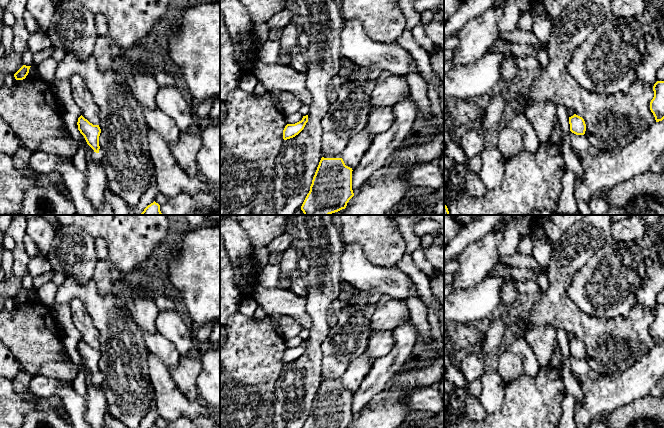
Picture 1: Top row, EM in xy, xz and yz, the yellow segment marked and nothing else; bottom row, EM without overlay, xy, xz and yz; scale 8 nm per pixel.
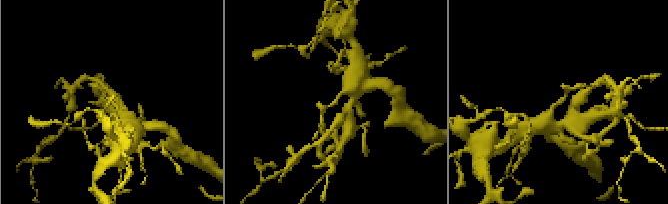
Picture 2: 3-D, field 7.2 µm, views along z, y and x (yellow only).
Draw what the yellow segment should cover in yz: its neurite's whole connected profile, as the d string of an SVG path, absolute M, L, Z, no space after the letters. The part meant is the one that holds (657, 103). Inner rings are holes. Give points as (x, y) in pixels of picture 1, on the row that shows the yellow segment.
M657 81L653 86L654 97L650 102L650 110L656 122L664 119L664 81Z

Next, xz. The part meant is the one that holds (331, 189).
M323 154L301 206L304 215L330 215L345 209L354 196L352 171L341 154Z

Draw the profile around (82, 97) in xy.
M72 75L69 79L72 86L72 96L76 105L80 108L82 116L93 125L99 125L99 107L92 99L92 94L87 89L82 77Z

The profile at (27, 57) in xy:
M29 49L26 50L22 55L22 62L26 66L36 66L34 63L34 53L31 52Z

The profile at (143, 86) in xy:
M133 62L133 66L123 74L123 80L143 110L153 111L157 108L155 97L160 86L153 76L151 64Z

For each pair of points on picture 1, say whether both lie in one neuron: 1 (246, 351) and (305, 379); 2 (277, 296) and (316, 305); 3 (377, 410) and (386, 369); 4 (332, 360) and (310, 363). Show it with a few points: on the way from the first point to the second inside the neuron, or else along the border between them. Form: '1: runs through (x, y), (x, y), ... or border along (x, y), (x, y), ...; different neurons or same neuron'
1: border along (285, 364), (274, 390); different neurons
2: border along (305, 298), (305, 306), (311, 320), (311, 326); different neurons
3: border along (385, 388), (363, 408); different neurons
4: border along (325, 339), (321, 345), (322, 377); different neurons

